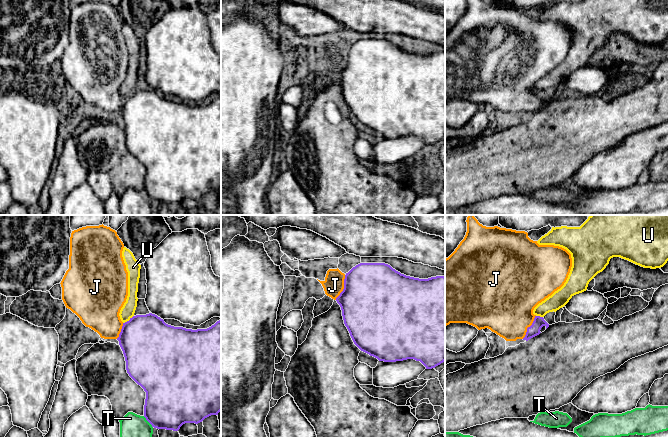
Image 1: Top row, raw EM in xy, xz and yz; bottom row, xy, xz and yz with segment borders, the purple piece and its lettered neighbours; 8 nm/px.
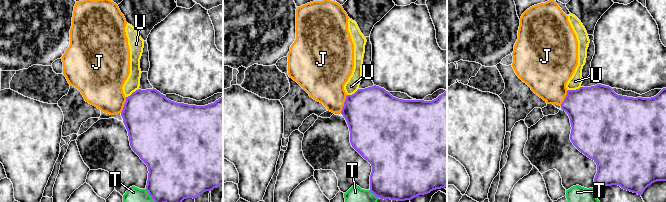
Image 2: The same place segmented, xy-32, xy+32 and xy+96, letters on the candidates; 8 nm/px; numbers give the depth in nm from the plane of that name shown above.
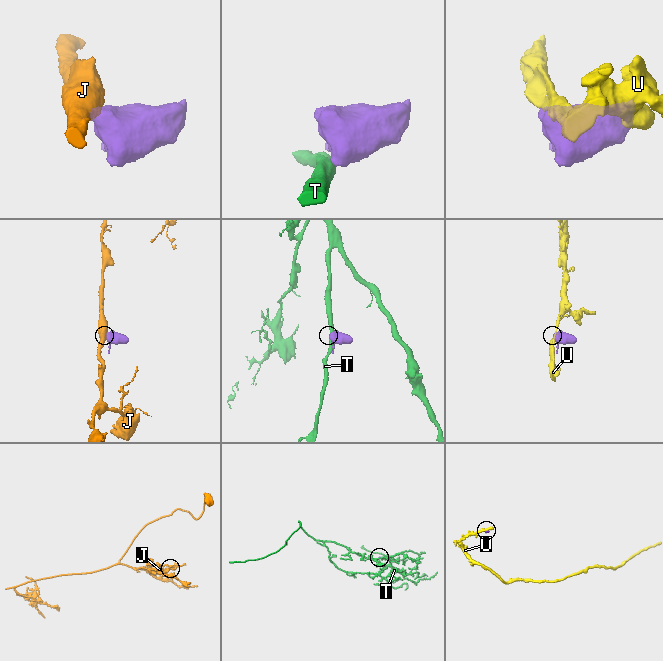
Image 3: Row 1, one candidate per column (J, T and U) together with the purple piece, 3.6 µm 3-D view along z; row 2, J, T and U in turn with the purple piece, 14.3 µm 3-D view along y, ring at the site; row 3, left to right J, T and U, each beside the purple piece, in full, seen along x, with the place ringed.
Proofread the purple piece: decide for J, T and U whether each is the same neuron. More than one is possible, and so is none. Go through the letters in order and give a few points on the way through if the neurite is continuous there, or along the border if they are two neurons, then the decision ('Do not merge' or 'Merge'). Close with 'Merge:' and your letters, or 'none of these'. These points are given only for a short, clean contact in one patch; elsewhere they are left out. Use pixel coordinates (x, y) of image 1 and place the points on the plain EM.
J: Path across: xz (374, 71), (353, 68), (344, 63), (333, 61). Merge
T: Boundary: xy (143, 192), (152, 203). Do not merge
U: Boundary: xy (133, 91), (123, 99). Do not merge
Merge: J

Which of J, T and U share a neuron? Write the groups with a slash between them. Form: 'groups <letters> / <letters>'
groups J / T / U

